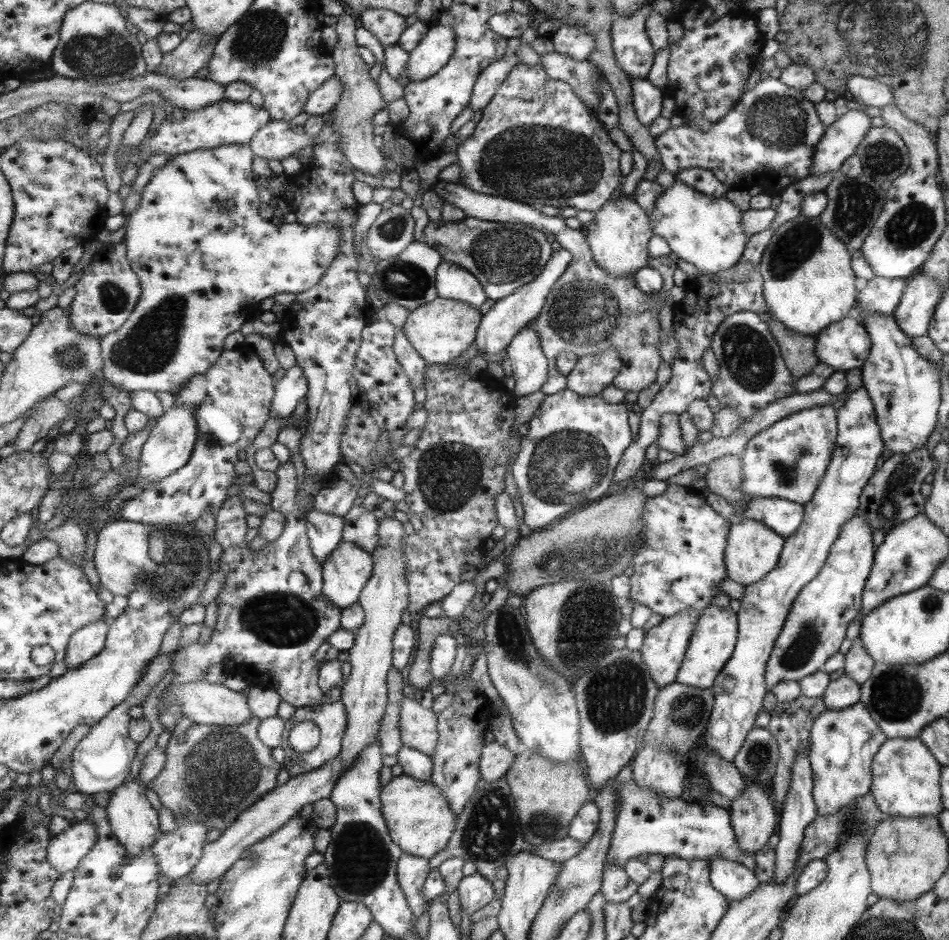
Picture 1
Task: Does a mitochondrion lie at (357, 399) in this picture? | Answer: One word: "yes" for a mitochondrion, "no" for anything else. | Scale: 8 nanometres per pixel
no

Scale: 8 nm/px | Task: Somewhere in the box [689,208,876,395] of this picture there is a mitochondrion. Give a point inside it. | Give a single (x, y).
(792, 249)

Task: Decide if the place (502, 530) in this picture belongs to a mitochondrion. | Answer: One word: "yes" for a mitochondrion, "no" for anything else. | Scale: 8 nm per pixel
no

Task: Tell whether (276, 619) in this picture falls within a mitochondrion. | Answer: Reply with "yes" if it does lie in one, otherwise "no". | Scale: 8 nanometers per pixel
yes

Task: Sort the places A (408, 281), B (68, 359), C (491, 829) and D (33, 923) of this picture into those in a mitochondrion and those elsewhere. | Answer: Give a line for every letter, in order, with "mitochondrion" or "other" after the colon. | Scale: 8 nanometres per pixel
A: mitochondrion
B: mitochondrion
C: mitochondrion
D: other

